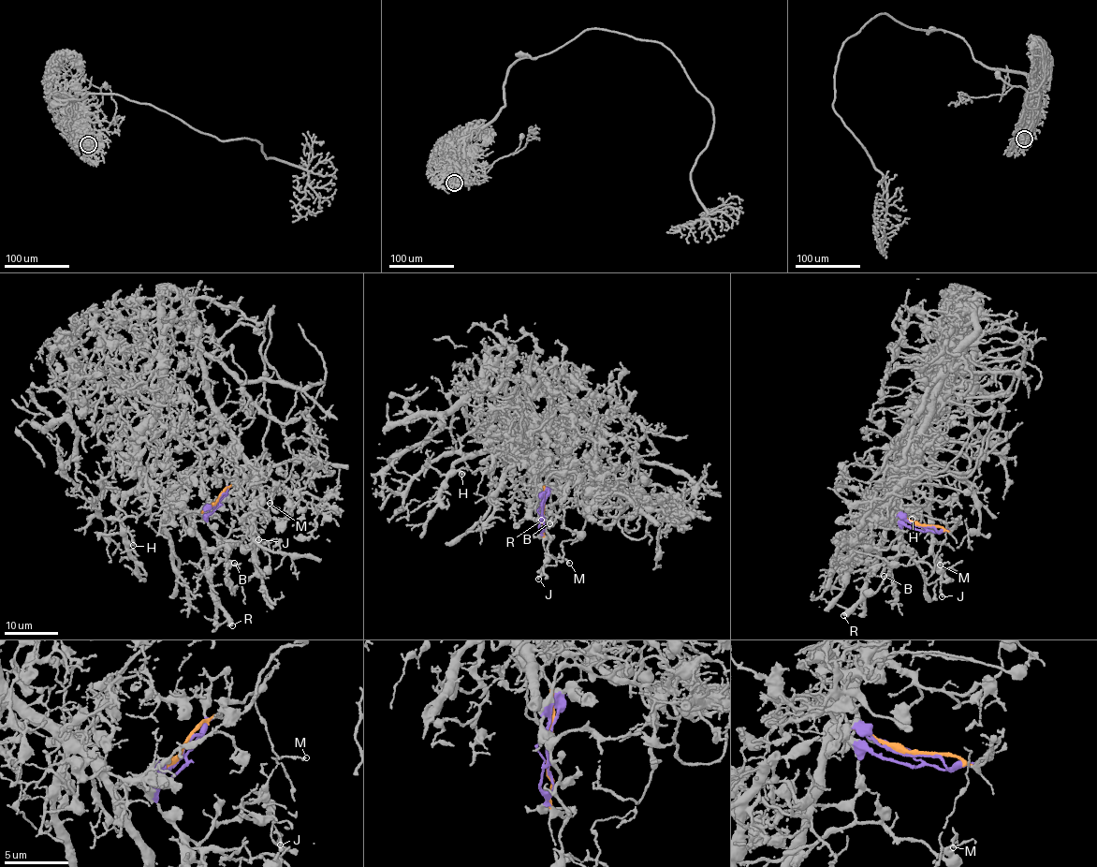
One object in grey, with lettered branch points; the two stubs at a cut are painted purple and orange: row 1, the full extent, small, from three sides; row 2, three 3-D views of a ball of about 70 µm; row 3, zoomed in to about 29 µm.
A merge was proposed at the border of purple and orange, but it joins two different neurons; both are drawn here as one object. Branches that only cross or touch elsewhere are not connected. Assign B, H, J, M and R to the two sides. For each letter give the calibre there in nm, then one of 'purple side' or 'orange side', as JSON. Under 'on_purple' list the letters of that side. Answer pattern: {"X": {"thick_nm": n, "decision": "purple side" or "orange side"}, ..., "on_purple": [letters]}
{"B": {"thick_nm": 120, "decision": "purple side"}, "H": {"thick_nm": 150, "decision": "orange side"}, "J": {"thick_nm": 170, "decision": "purple side"}, "M": {"thick_nm": 180, "decision": "purple side"}, "R": {"thick_nm": 480, "decision": "orange side"}, "on_purple": ["B", "J", "M"]}

